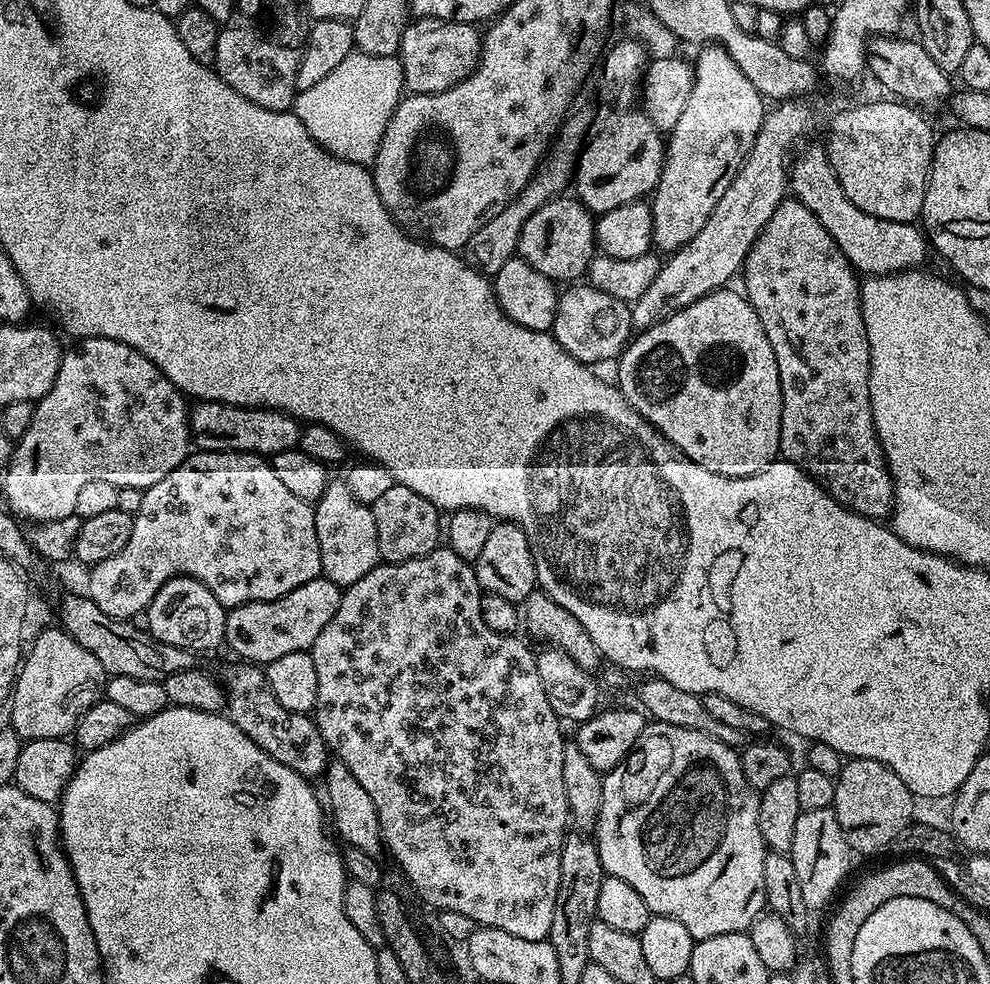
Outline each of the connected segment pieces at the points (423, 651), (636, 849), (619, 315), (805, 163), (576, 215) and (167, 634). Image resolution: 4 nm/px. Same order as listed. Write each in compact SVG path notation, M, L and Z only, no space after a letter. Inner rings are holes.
M447 546L437 547L435 552L422 557L420 560L411 560L401 564L385 564L381 562L377 564L374 570L370 570L370 574L366 574L366 578L358 578L358 582L347 585L343 589L340 605L334 614L334 618L330 618L330 622L326 622L326 627L322 629L322 634L318 634L314 646L310 649L314 658L314 670L318 670L318 698L314 709L314 719L316 729L320 731L320 736L327 744L329 753L334 754L335 759L341 760L350 770L350 774L354 774L354 778L358 778L359 784L366 789L366 794L370 794L370 799L374 802L374 810L378 810L380 833L384 836L383 847L386 852L389 852L396 859L397 866L404 871L404 876L412 883L413 890L433 910L458 910L458 914L466 914L466 918L474 918L477 926L506 930L506 934L514 934L514 938L542 940L548 935L550 922L554 922L554 906L558 898L562 846L564 845L566 829L570 824L568 803L566 802L566 786L562 782L562 754L564 753L566 737L560 733L560 727L562 727L560 717L554 714L554 710L550 710L546 690L542 690L542 678L538 674L538 666L536 665L536 652L533 649L528 649L519 640L521 638L519 635L498 634L494 630L490 630L490 626L486 626L482 622L481 595L482 589L476 577L475 567L469 561L458 558L458 554L454 554L451 548Z
M649 723L640 736L640 741L633 746L627 758L618 766L614 766L604 776L602 786L602 806L600 817L596 820L594 839L600 861L607 875L622 878L622 882L630 882L638 894L642 894L642 902L646 902L649 913L674 918L690 930L693 941L705 940L718 934L734 934L747 932L766 908L766 890L762 882L762 862L764 861L764 839L762 830L758 830L758 806L760 798L756 789L746 782L746 774L742 774L740 754L729 744L718 742L718 738L710 738L698 730L686 730L682 726Z
M576 282L559 293L556 302L556 317L550 334L560 343L562 350L578 362L589 366L615 361L628 347L634 336L632 309L625 301L612 294L602 294L594 285Z
M823 147L810 149L797 164L791 165L790 188L795 199L802 201L826 226L857 273L865 277L890 276L894 272L919 269L930 253L929 241L915 223L879 220L874 214L866 214L866 210L858 210L858 206L846 198L846 190L842 190L842 182L838 182L838 174L834 174L834 166L828 161L828 153Z
M557 198L543 204L530 216L522 228L519 259L524 260L538 274L546 274L553 282L576 282L587 273L598 252L596 220L579 199Z
M177 576L174 580L168 580L150 602L146 609L146 630L158 642L166 642L166 646L178 646L187 652L199 654L224 644L225 615L224 605L214 598L214 594L210 594L202 581Z

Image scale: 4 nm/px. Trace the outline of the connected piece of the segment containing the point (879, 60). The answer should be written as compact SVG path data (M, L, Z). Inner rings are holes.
M884 34L873 39L870 44L870 55L867 57L867 65L870 72L876 75L876 80L885 88L889 97L900 102L907 102L912 106L920 104L936 104L939 100L947 101L953 91L949 73L944 72L926 54L926 50L920 44L919 39L903 40L900 34Z

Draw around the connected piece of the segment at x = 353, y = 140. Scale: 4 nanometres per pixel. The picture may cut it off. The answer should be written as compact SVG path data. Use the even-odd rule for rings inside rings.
M353 50L310 90L299 90L294 101L296 116L321 148L343 160L371 165L382 134L405 95L404 71L396 56L375 56Z

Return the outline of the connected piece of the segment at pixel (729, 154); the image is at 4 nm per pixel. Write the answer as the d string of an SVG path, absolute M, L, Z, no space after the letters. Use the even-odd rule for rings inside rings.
M704 46L699 52L700 57L694 60L696 81L692 97L690 102L686 102L686 110L682 110L682 118L678 118L675 128L671 129L666 142L664 173L661 174L660 183L656 185L656 191L650 200L654 222L653 245L661 253L665 252L664 254L676 252L686 242L690 242L698 234L698 230L702 230L702 226L706 226L706 218L714 214L714 206L718 206L722 194L730 190L730 182L738 178L738 170L742 170L748 160L766 115L764 97L758 90L754 90L750 78L746 78L746 74L738 70L734 58L730 58L724 48Z

